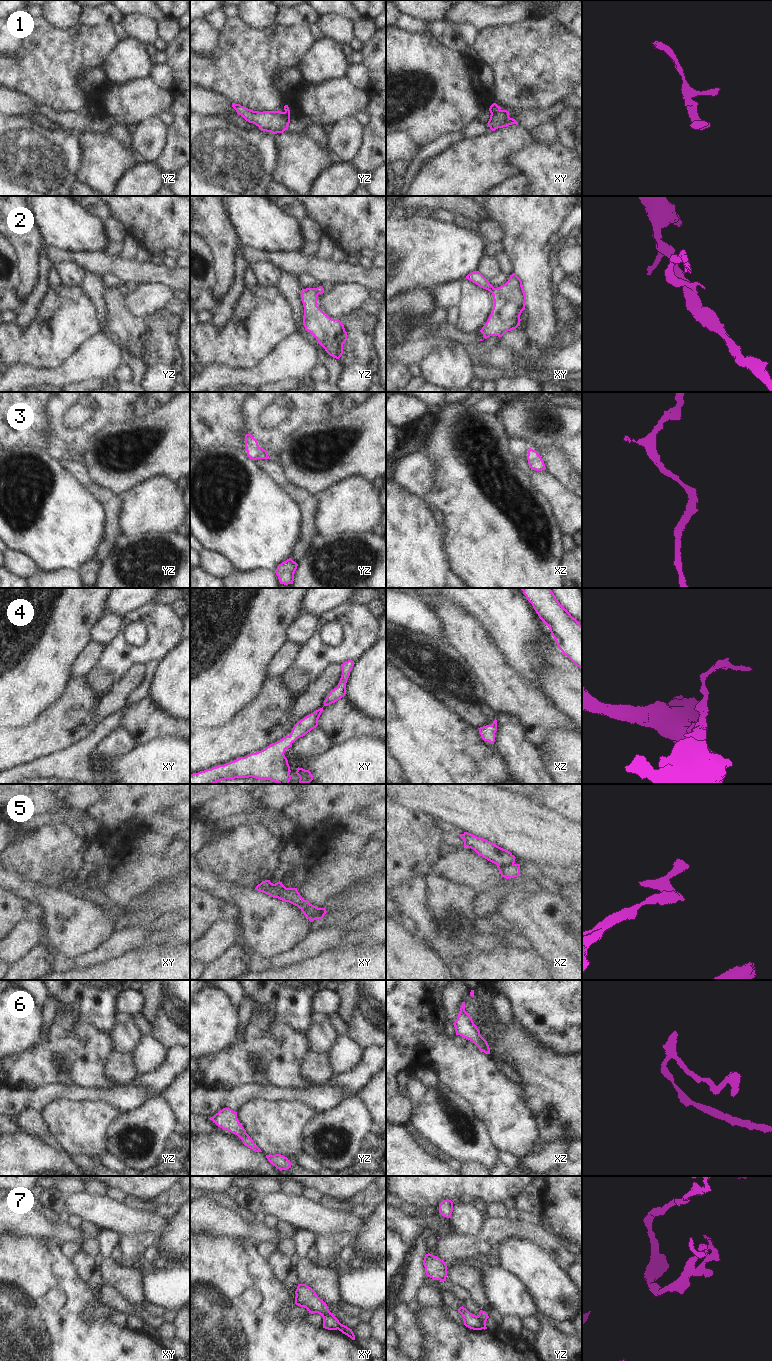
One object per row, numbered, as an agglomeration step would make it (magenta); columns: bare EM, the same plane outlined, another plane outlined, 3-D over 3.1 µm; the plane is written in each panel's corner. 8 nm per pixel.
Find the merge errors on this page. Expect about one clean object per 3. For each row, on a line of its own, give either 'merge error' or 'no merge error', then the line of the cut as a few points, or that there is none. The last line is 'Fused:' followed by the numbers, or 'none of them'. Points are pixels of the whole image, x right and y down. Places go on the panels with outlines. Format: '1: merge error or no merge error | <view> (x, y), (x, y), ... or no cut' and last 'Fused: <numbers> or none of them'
1: merge error | xy (499, 109), (491, 113)
2: merge error | xy (494, 288), (490, 291)
3: no merge error | no cut
4: no merge error | no cut
5: merge error | xz (513, 863), (497, 865)
6: no merge error | no cut
7: merge error | yz (477, 1316), (482, 1323), (482, 1328)
Fused: 1, 2, 5, 7

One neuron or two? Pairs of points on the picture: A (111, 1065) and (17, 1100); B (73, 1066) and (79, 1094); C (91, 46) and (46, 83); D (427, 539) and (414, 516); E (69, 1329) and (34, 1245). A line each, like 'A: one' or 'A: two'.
A: two
B: two
C: one
D: one
E: one

